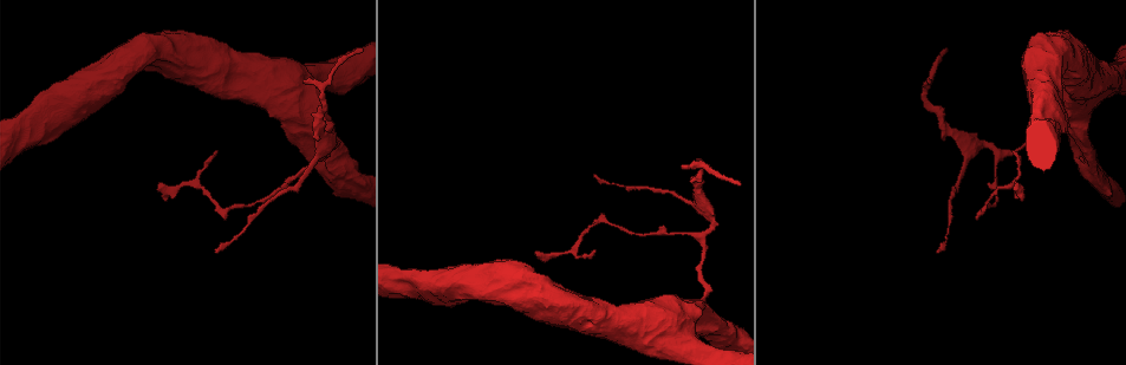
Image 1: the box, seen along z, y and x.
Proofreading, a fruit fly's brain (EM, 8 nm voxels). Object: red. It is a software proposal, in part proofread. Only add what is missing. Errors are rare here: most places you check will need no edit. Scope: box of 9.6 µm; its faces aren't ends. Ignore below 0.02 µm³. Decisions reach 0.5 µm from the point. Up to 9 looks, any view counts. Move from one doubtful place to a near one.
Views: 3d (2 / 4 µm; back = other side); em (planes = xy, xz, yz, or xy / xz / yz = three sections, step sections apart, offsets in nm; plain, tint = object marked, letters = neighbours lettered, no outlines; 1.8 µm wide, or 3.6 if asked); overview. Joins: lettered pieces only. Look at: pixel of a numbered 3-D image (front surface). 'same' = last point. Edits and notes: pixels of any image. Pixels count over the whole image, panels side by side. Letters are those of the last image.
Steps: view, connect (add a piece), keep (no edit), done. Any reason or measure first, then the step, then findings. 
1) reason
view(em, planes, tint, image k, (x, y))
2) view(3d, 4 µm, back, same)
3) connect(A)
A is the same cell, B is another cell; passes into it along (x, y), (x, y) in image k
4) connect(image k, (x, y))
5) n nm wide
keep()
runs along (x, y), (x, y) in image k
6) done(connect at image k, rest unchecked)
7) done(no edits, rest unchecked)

closes a loop
view(3d, 4 µm, image 1, (354, 176))

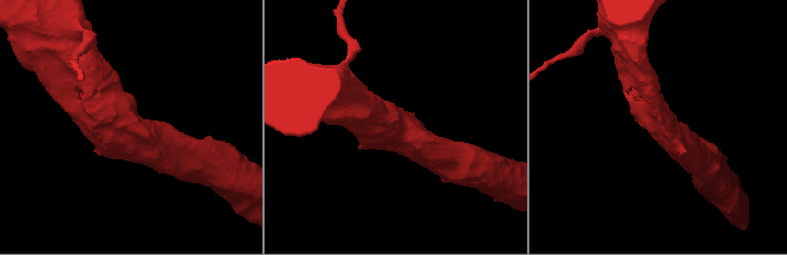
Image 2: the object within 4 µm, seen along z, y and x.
view(em, planes, letters, image 2, (126, 125))

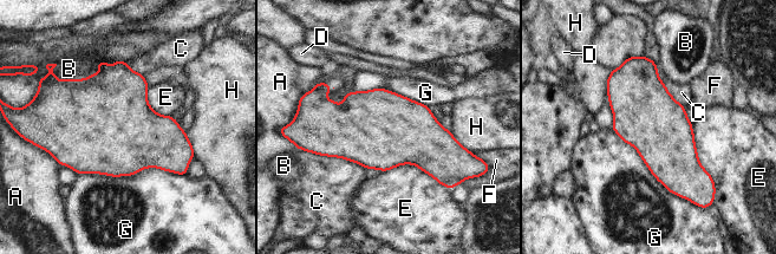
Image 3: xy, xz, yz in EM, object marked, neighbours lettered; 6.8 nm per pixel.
440 nm wide
keep()
A, B, C, D, E, F, G and H are other cells; no lettered piece goes on from it

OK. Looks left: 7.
an open end
view(em, 3.6 µm, yz, step 4, tint, image 1, (304, 80))

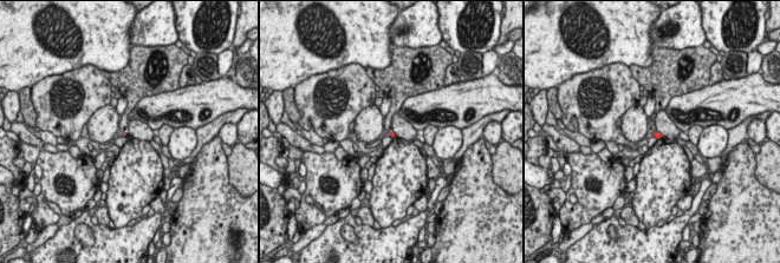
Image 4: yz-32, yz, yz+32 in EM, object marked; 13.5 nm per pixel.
view(em, 3.6 µm, planes, tint, same)

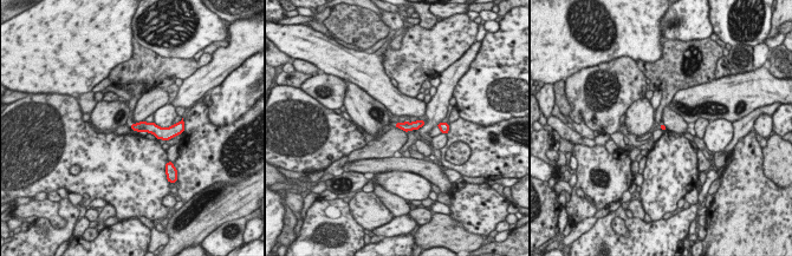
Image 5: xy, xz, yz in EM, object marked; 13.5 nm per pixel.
view(em, 3.6 µm, planes, letters, same)

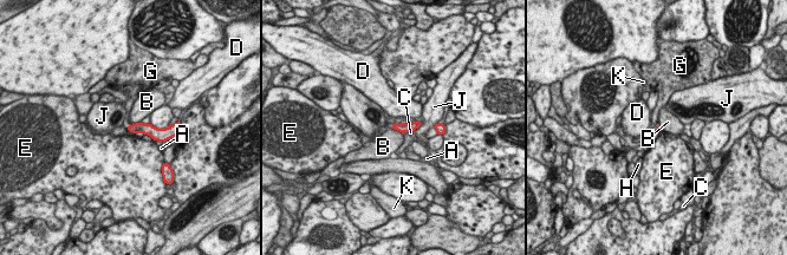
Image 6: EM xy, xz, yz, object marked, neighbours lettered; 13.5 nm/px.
keep()
A, B, C, D, E, G, H, J and K are other cells; border along (391, 126), (403, 133) in image 6; none of them fits

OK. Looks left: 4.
calibre changes
view(em, xz, step 8, tint, image 1, (686, 201))

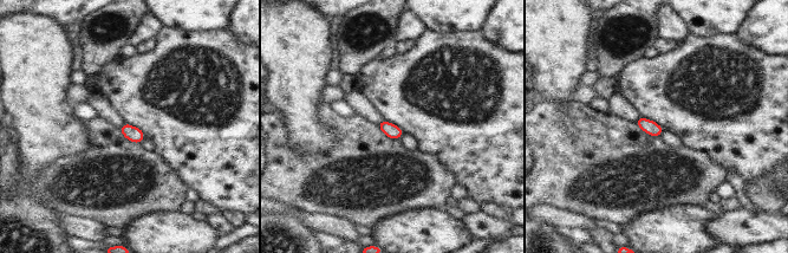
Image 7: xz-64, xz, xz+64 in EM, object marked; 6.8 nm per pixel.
view(em, planes, letters, same)

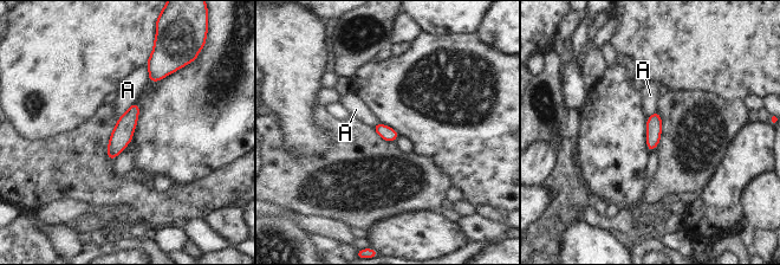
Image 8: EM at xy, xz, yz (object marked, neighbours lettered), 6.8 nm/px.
keep()
A is another cell; border along (135, 101), (118, 118) in image 8; none of them fits

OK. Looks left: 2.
branch stops here
view(em, planes, plain, image 1, (158, 189))

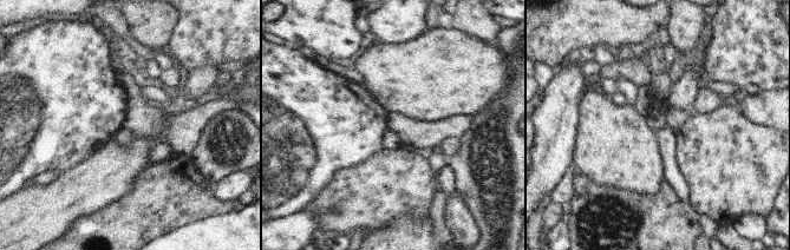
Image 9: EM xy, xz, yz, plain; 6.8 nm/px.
see the neighbours
view(em, planes, letters, same)

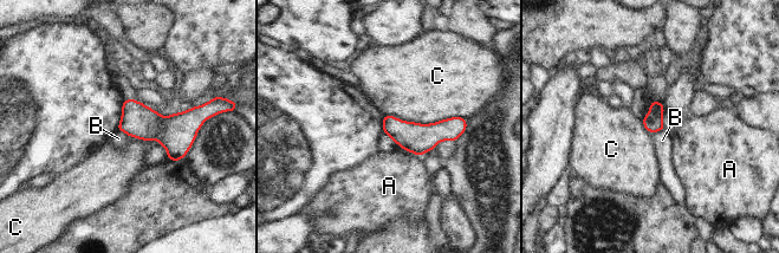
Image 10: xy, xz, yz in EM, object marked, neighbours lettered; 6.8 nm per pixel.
140 nm wide
keep()
A, B and C are other cells; border along (663, 128), (651, 135) in image 10; none of them fits

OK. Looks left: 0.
done(no edits, rest unchecked)

